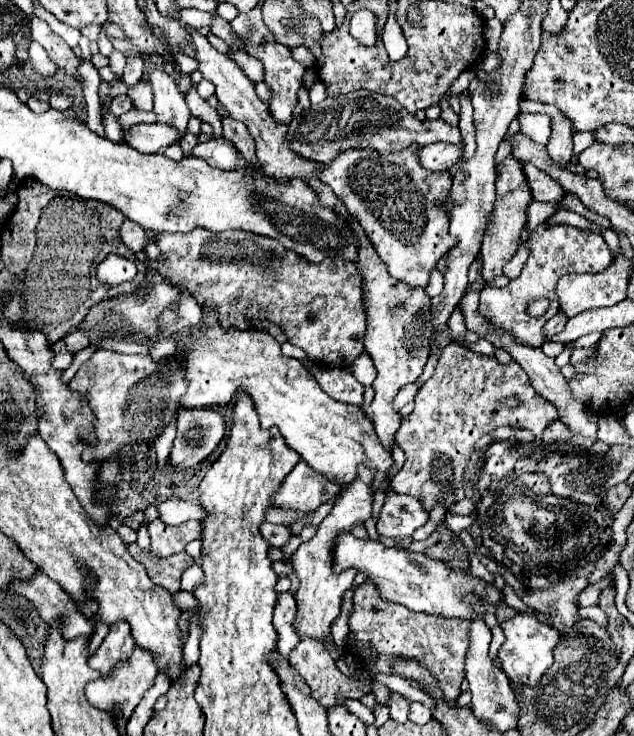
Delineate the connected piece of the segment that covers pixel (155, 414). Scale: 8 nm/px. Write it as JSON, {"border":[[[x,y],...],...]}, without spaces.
{"border":[[[100,348],[92,356],[92,360],[84,364],[70,380],[70,388],[78,390],[86,398],[96,416],[94,430],[98,436],[98,444],[88,446],[82,452],[82,458],[86,462],[100,462],[112,456],[122,444],[156,440],[180,410],[180,396],[188,390],[186,386],[188,380],[184,378],[184,366],[178,358],[156,362],[150,354],[118,356],[112,350]]]}

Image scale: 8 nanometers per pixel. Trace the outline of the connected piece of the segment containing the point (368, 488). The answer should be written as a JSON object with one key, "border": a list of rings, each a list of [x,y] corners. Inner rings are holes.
{"border":[[[360,466],[356,478],[340,488],[340,494],[336,496],[330,514],[320,522],[314,538],[308,540],[308,542],[302,542],[300,548],[292,554],[292,566],[294,566],[296,576],[300,580],[300,586],[294,594],[294,598],[298,602],[296,630],[302,638],[314,636],[316,640],[322,642],[324,636],[330,636],[330,624],[340,614],[342,592],[352,586],[354,576],[356,576],[356,568],[348,568],[348,570],[336,574],[332,570],[332,566],[334,566],[334,546],[336,546],[338,534],[352,532],[352,528],[356,524],[364,524],[372,516],[372,500],[374,500],[372,482],[374,482],[374,476],[376,476],[376,472],[372,472],[372,468]]]}

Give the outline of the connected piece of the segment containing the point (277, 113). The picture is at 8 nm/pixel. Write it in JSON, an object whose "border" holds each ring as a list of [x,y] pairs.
{"border":[[[260,4],[256,8],[252,8],[250,12],[246,14],[238,14],[232,22],[230,22],[232,30],[244,40],[244,48],[250,56],[258,58],[262,64],[264,64],[264,70],[266,70],[266,84],[272,88],[272,100],[268,102],[270,106],[270,112],[274,116],[276,122],[282,122],[282,124],[290,124],[292,120],[292,108],[296,106],[298,98],[298,90],[302,88],[302,78],[304,78],[304,72],[306,72],[306,66],[296,62],[292,58],[292,50],[288,46],[282,46],[280,42],[274,42],[274,36],[272,32],[268,32],[268,28],[264,26],[262,22],[262,14],[260,14]]]}

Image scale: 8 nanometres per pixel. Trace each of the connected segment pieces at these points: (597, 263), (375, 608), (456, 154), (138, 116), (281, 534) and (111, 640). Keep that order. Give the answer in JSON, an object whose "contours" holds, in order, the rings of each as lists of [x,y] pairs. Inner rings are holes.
{"contours":[[[[540,224],[536,232],[530,236],[528,244],[530,244],[530,256],[522,268],[522,274],[503,288],[484,286],[480,292],[478,310],[482,316],[490,318],[494,326],[504,328],[504,332],[512,334],[518,344],[540,348],[544,344],[542,326],[546,320],[550,320],[558,312],[556,294],[550,290],[554,290],[560,276],[570,274],[570,272],[578,272],[578,274],[580,272],[604,272],[612,264],[614,256],[606,240],[602,238],[602,234],[586,232],[568,224],[560,224],[552,228],[546,228],[546,224]],[[566,254],[570,256],[576,254],[576,264],[572,260],[566,260],[568,258]],[[538,298],[550,300],[550,308],[544,316],[533,318],[528,315],[527,306],[532,300],[538,300]]],[[[364,582],[354,590],[354,612],[348,622],[348,650],[366,662],[366,650],[376,652],[376,660],[368,662],[374,672],[394,674],[392,658],[408,658],[418,660],[424,668],[430,668],[432,676],[436,676],[438,690],[442,692],[442,700],[448,704],[456,704],[460,696],[460,684],[464,680],[464,662],[468,654],[468,628],[472,620],[462,618],[444,618],[432,616],[424,612],[412,612],[400,604],[388,602],[380,596],[378,588],[372,582]]],[[[430,144],[424,148],[416,150],[416,156],[420,164],[426,170],[448,170],[452,164],[462,160],[462,146],[452,146],[452,144]]],[[[133,108],[132,110],[120,115],[118,117],[118,122],[122,124],[124,129],[127,129],[134,124],[155,123],[156,115],[152,111],[144,112],[142,110],[136,110],[136,108]]],[[[264,522],[260,526],[260,534],[272,544],[272,546],[286,546],[288,540],[290,540],[290,528],[288,526],[282,526],[282,524],[270,524],[270,522]]],[[[116,624],[110,628],[108,636],[96,650],[96,654],[88,660],[88,664],[100,672],[100,676],[108,676],[114,672],[118,662],[128,660],[134,652],[134,640],[130,636],[128,624]]]]}

